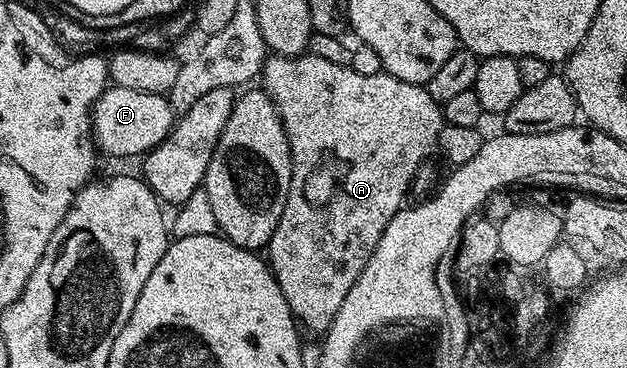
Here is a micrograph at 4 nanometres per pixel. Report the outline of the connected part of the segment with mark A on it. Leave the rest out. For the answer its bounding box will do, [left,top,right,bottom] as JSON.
[259,53,443,336]

